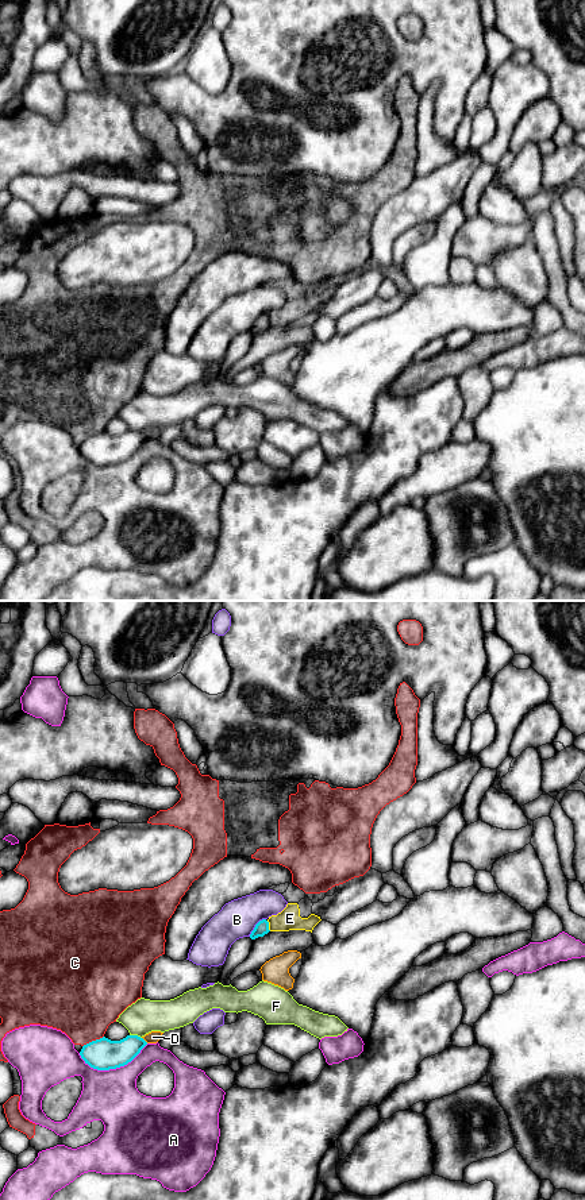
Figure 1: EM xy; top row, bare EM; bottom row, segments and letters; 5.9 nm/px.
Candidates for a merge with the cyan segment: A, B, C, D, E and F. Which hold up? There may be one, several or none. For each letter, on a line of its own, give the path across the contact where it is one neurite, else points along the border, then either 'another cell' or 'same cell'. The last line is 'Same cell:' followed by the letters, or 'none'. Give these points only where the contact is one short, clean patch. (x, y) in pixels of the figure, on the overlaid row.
A: another cell
B: another cell
C: another cell
D: another cell
E: border along xy (266, 921), (270, 930); another cell
F: another cell
Same cell: none

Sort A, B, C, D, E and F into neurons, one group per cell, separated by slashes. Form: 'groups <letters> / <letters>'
groups A / B / C / D / E / F

